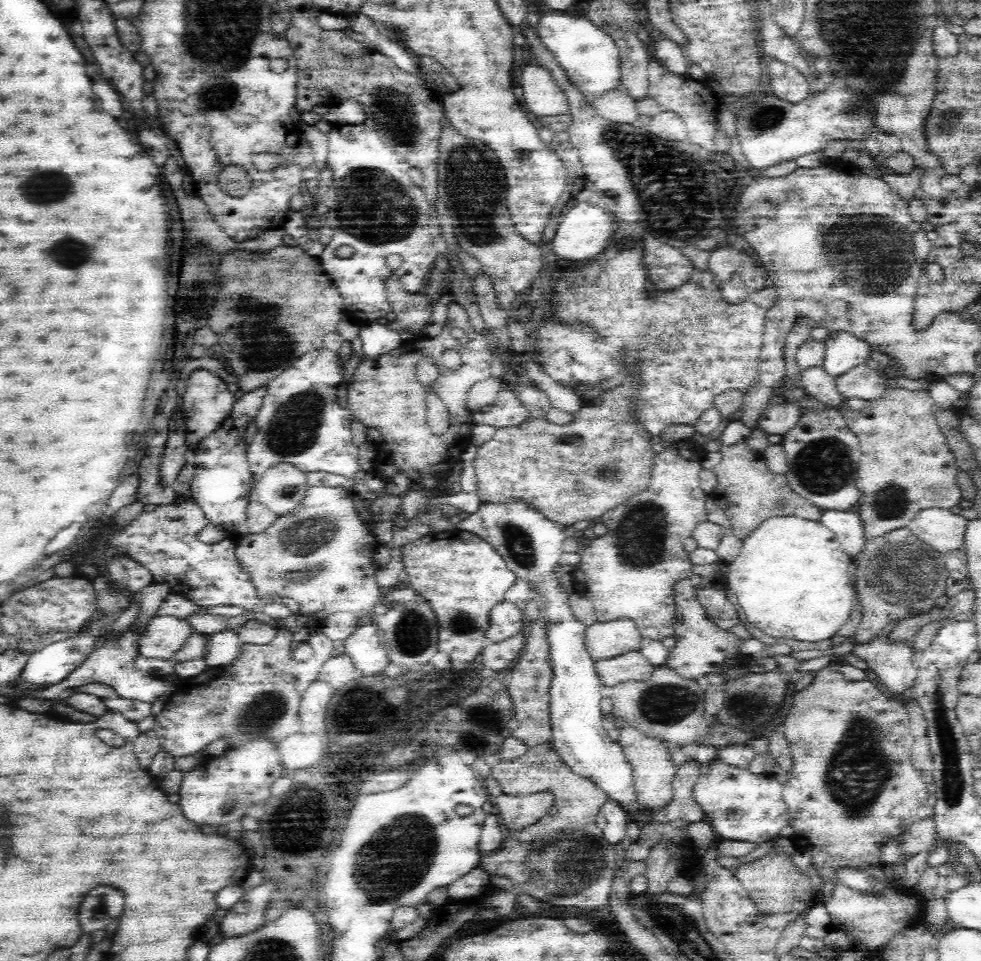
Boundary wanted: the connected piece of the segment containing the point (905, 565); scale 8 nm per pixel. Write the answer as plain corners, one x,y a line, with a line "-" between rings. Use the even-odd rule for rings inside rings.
896,528
882,538
870,540
856,572
862,620
852,640
856,644
868,644
870,640
876,640
880,630
890,622
900,624
906,618
928,612
936,606
936,600
946,594
948,586
944,586
944,580
948,580
944,554
934,552
928,544
916,540
910,528

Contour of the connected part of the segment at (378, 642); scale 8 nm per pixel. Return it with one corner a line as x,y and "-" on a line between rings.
364,620
362,626
358,626
346,640
346,654
364,678
380,676
382,668
388,664
386,648
382,644
384,640
380,638
380,630
370,620

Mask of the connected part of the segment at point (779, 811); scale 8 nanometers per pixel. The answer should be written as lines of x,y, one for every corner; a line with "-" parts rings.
720,760
708,762
710,772
694,786
694,796
706,814
706,822
714,834
724,842
752,842
762,844
776,840
780,830
790,824
788,804
784,802
784,784
772,774
752,774
738,766
726,766

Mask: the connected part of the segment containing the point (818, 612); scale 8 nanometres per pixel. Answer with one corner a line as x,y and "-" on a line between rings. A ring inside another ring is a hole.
776,516
764,520
742,546
742,552
726,566
726,590
742,612
742,618
770,638
820,642
830,640
848,622
854,610
854,594
848,588
848,558
834,534
818,520
802,520
798,516

